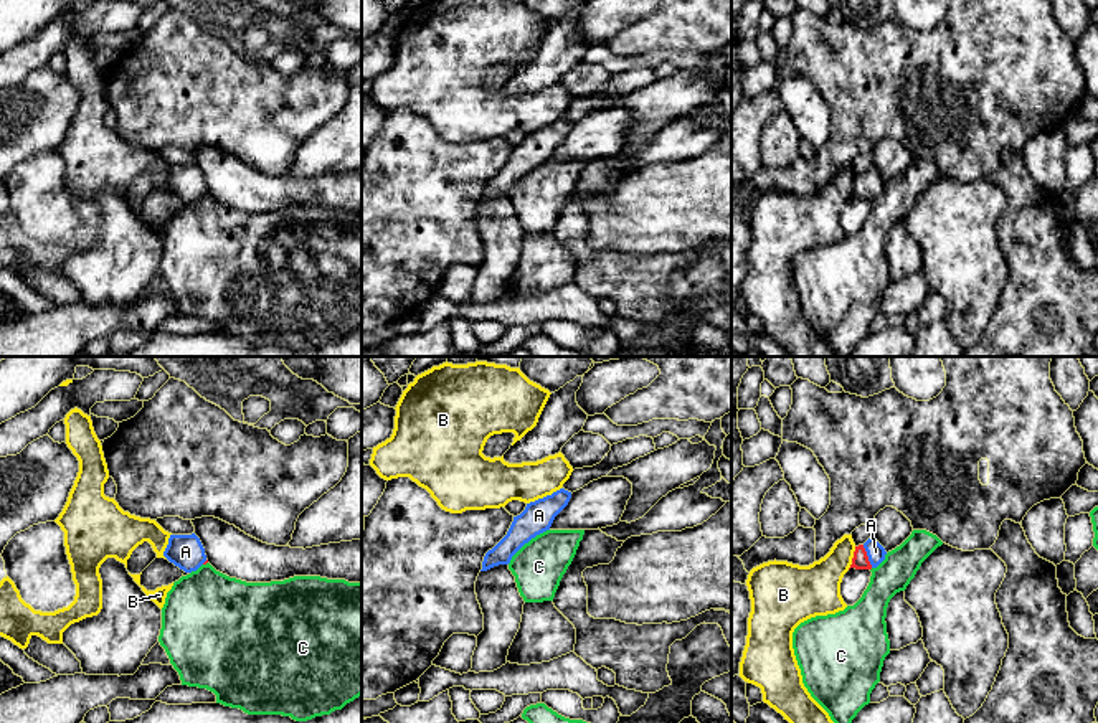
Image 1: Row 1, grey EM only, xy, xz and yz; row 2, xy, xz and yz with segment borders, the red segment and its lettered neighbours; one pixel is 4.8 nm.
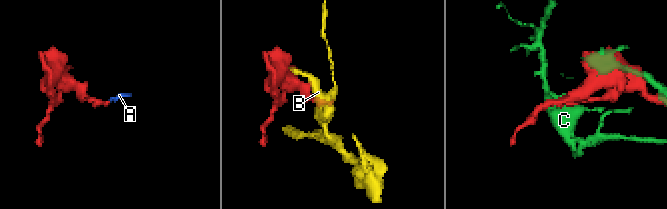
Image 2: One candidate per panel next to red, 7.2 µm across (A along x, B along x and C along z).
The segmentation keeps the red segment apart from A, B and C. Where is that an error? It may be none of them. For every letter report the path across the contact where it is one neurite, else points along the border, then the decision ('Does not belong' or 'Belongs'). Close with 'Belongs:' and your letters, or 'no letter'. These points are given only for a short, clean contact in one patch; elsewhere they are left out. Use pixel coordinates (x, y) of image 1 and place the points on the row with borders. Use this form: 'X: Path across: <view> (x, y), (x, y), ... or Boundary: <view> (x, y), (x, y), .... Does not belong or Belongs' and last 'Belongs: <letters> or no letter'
A: Path across: yz (861, 560), (867, 557), (875, 552). Belongs
B: Does not belong
C: Boundary: xy (207, 562), (203, 565). Does not belong
Belongs: A

